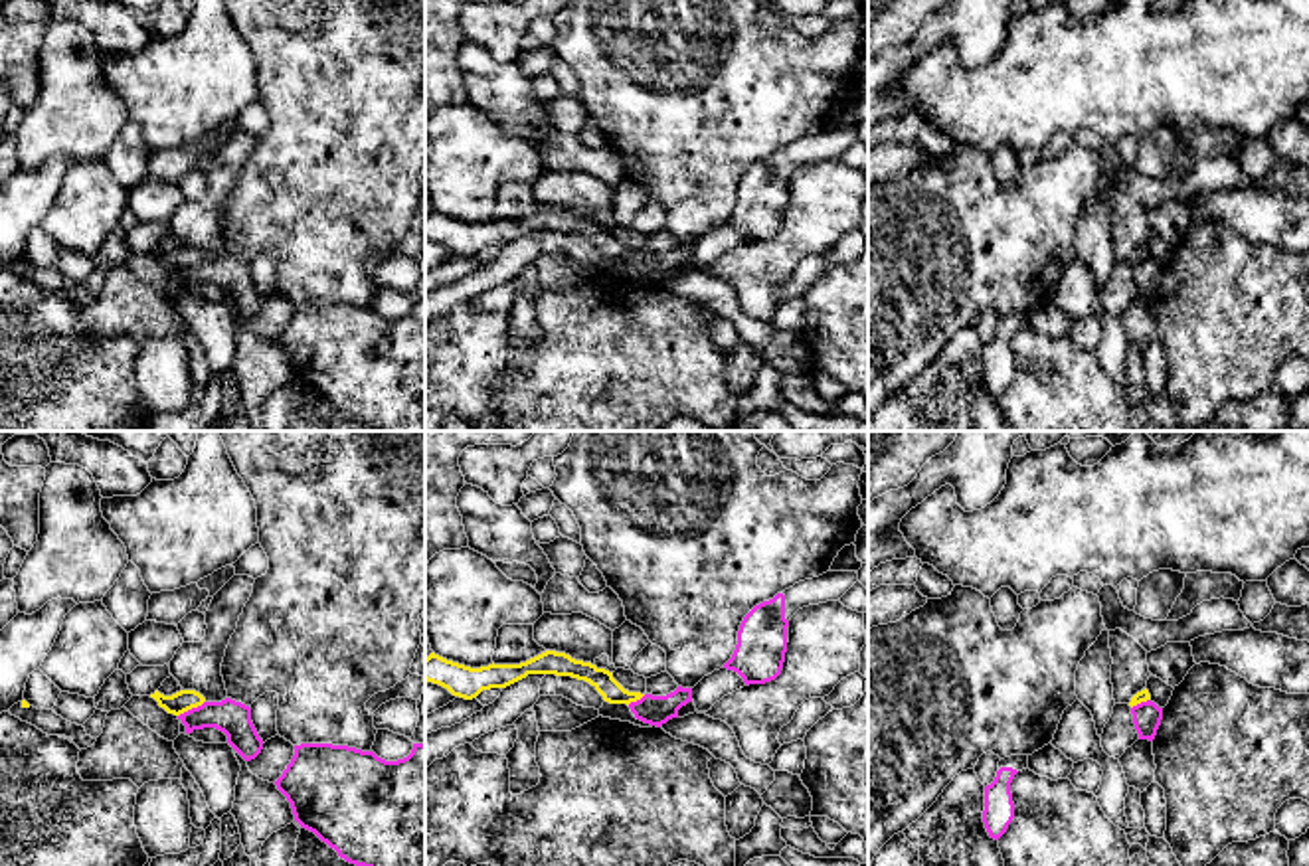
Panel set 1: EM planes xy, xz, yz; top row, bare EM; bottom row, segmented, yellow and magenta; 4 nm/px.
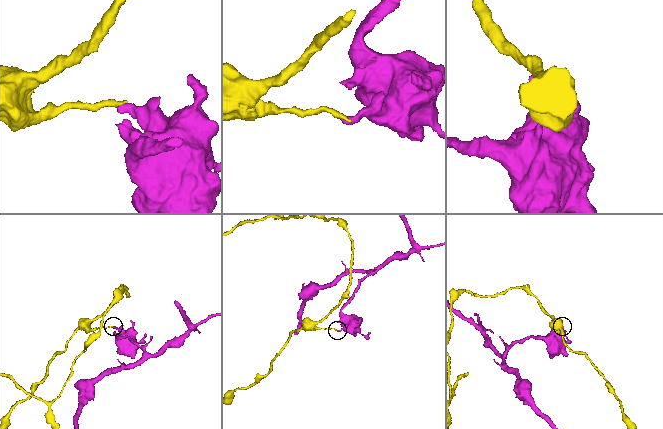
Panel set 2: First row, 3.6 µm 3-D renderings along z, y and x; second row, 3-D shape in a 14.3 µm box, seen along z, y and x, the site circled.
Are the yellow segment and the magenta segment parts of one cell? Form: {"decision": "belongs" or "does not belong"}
{"decision": "does not belong"}

